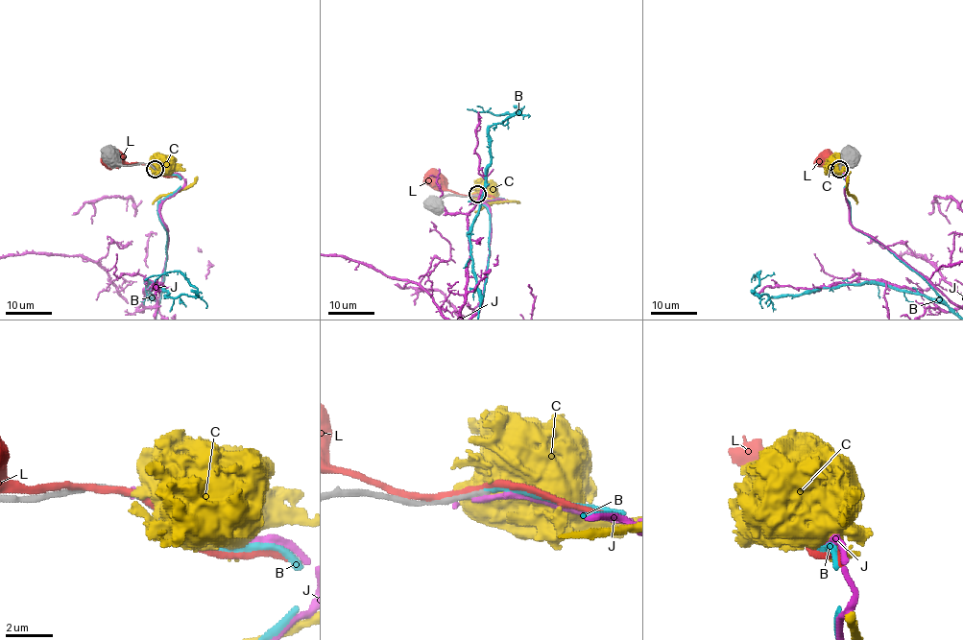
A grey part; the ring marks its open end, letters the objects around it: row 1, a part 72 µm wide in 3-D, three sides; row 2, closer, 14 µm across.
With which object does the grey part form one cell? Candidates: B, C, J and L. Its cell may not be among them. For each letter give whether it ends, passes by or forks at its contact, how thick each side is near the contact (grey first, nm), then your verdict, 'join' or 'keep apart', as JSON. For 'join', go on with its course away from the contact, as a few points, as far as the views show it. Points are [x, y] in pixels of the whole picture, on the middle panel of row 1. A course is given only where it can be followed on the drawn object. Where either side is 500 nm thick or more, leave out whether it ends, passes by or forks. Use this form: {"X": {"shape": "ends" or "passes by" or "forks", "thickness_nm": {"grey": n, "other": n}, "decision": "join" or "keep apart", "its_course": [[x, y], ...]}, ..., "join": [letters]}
{"B": {"shape": "ends", "thickness_nm": {"grey": 260, "other": 190}, "decision": "join"}, "C": {"thickness_nm": {"grey": 320, "other": 1000}, "decision": "keep apart"}, "J": {"shape": "ends", "thickness_nm": {"grey": 340, "other": 280}, "decision": "keep apart"}, "L": {"shape": "passes by", "thickness_nm": {"grey": 240, "other": 280}, "decision": "keep apart"}, "join": ["B"]}

